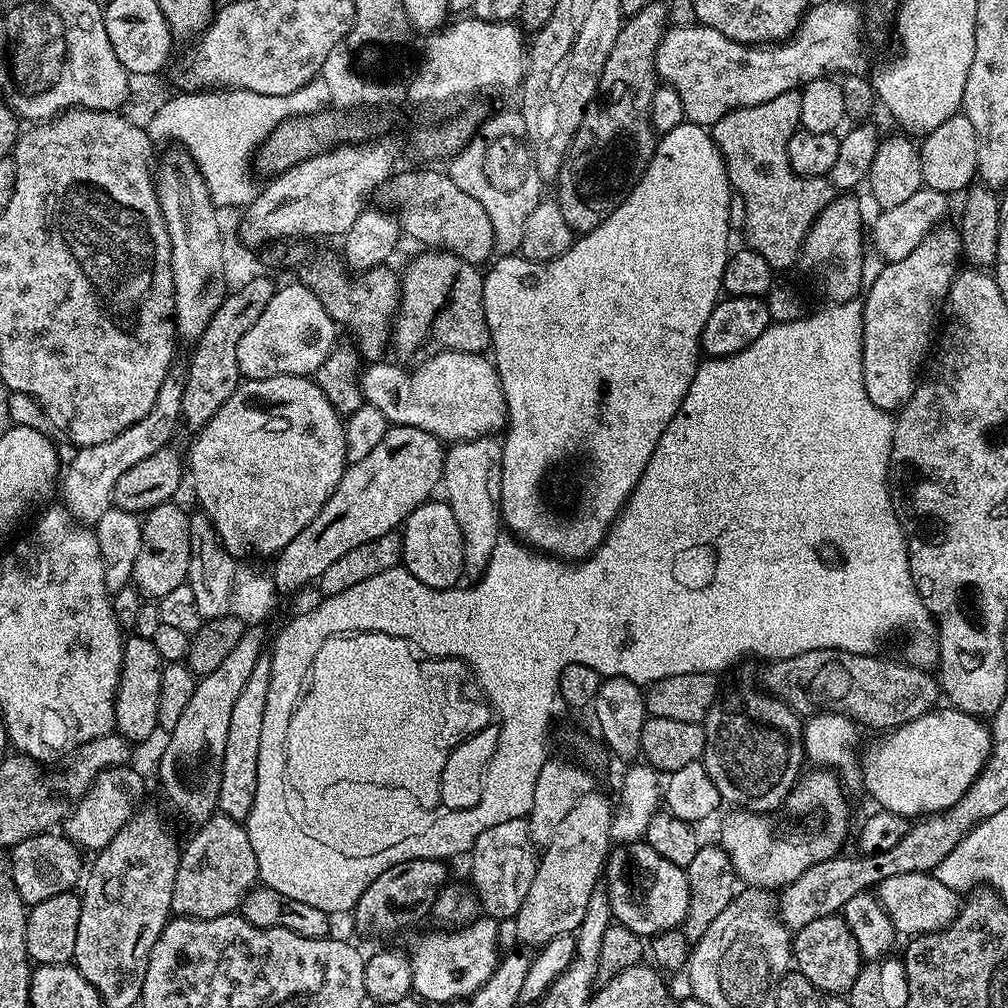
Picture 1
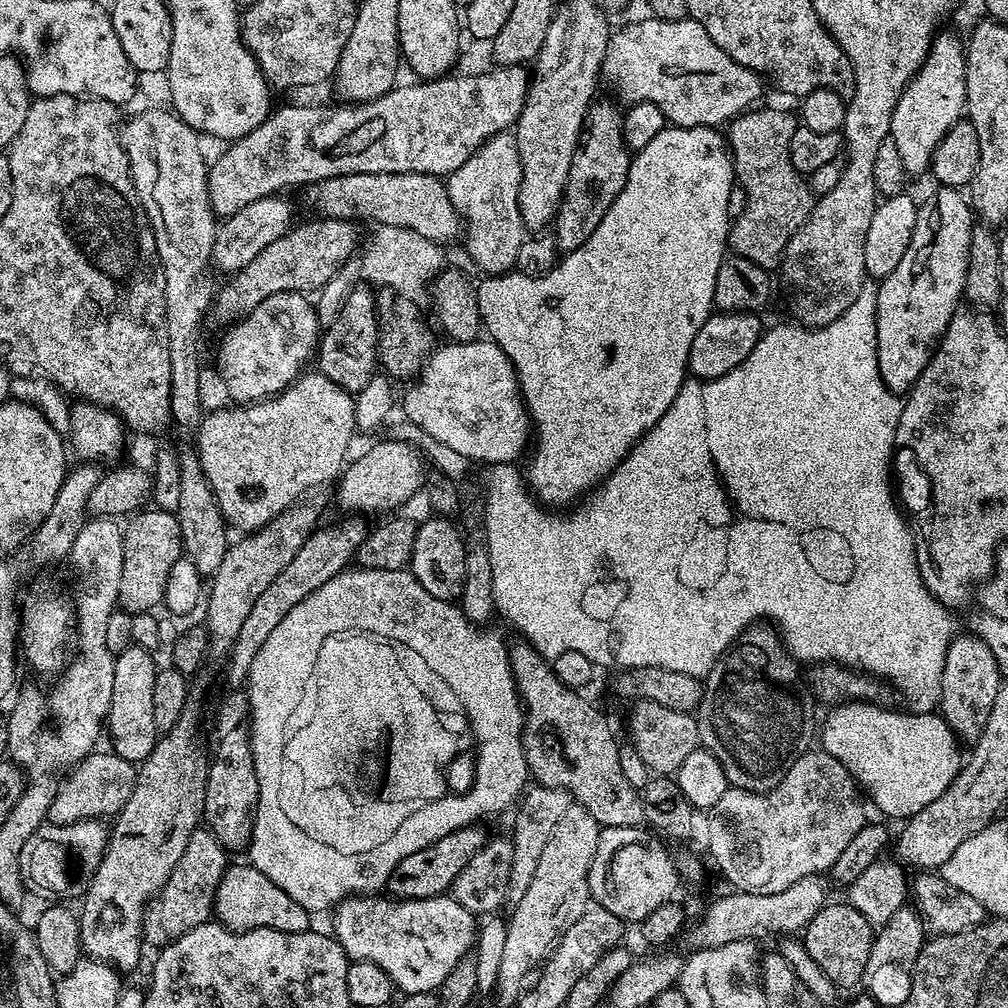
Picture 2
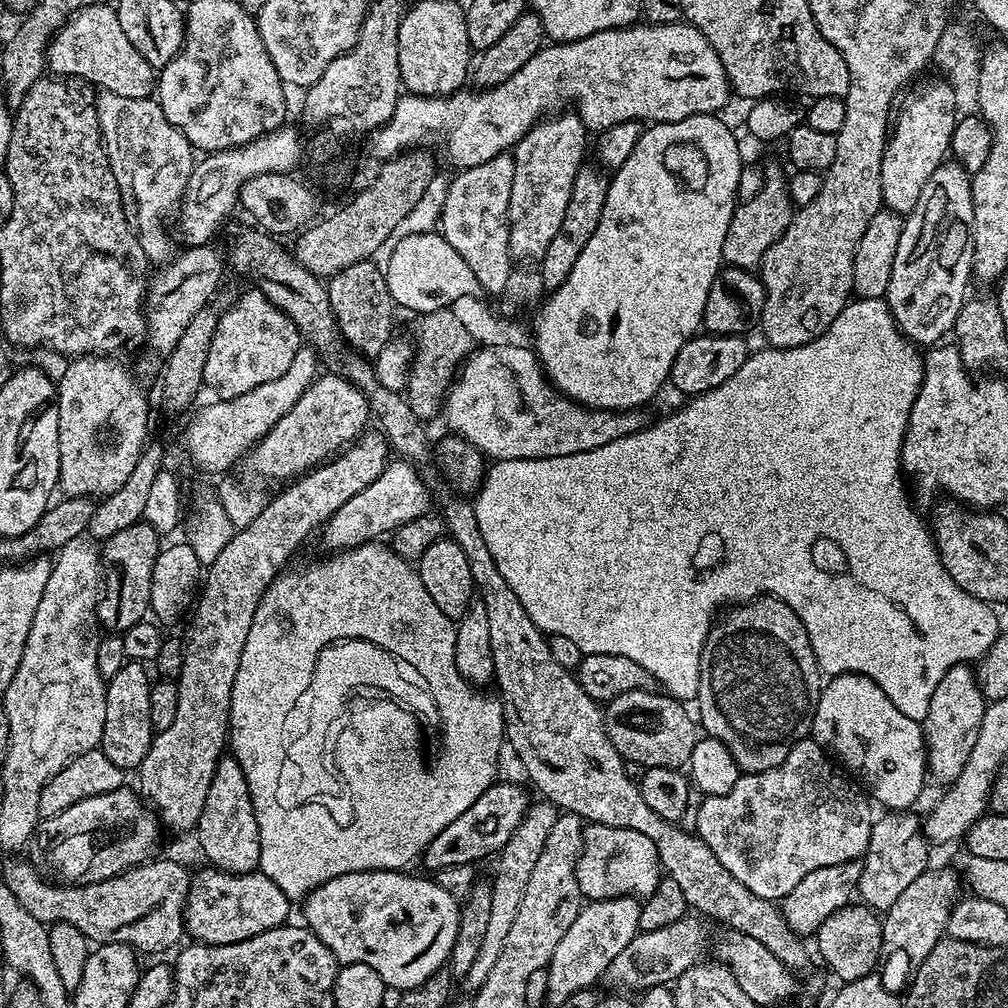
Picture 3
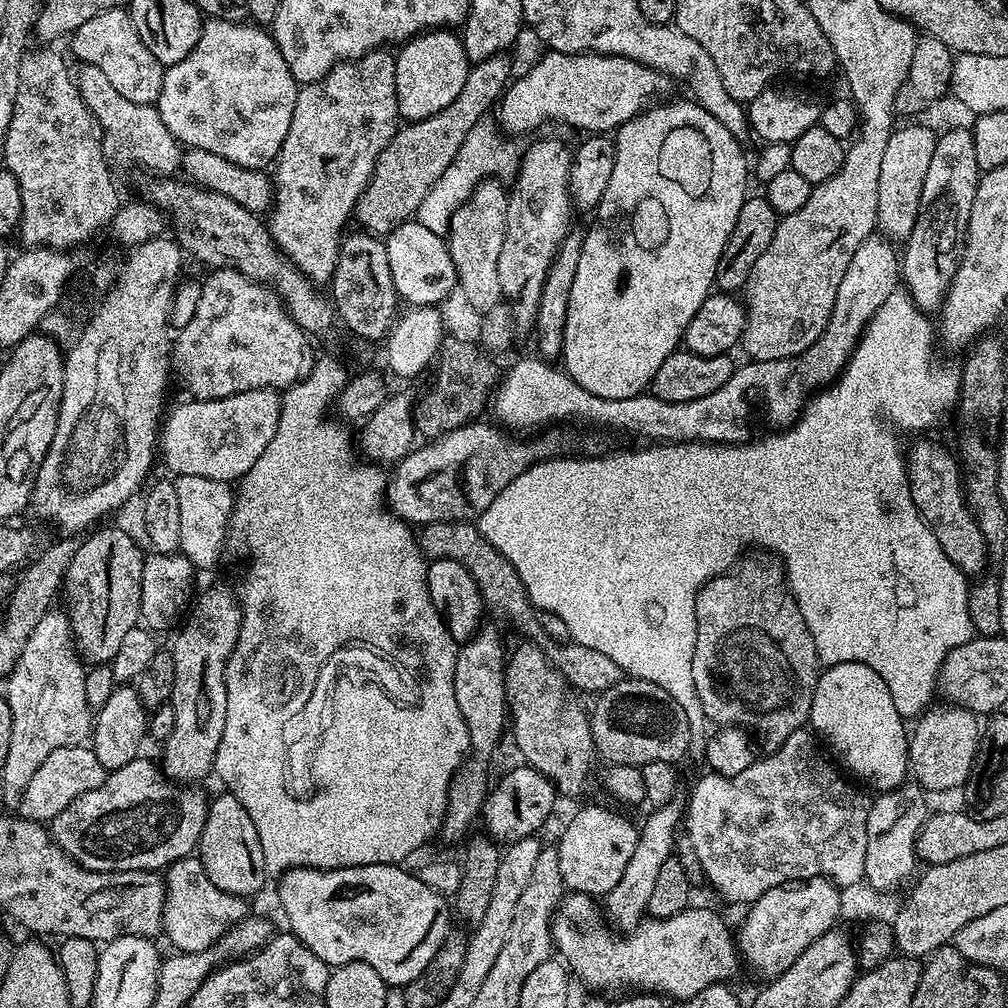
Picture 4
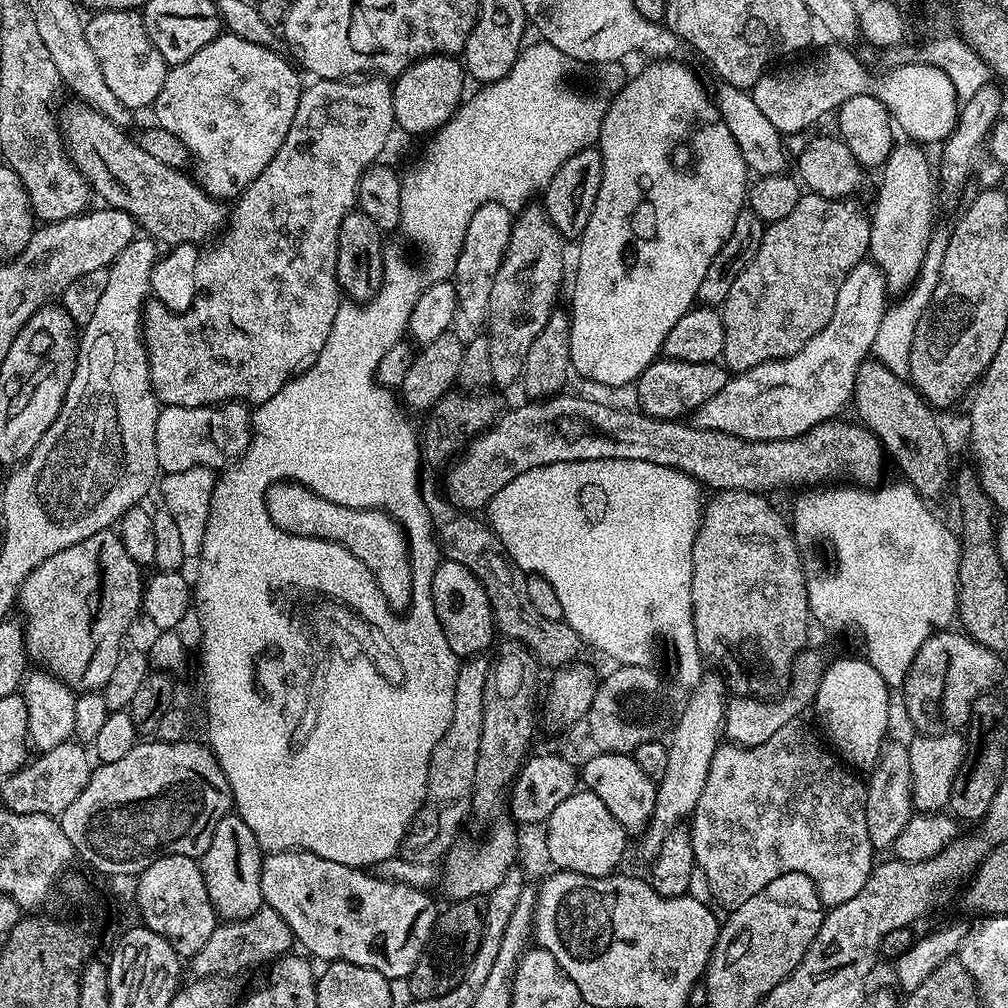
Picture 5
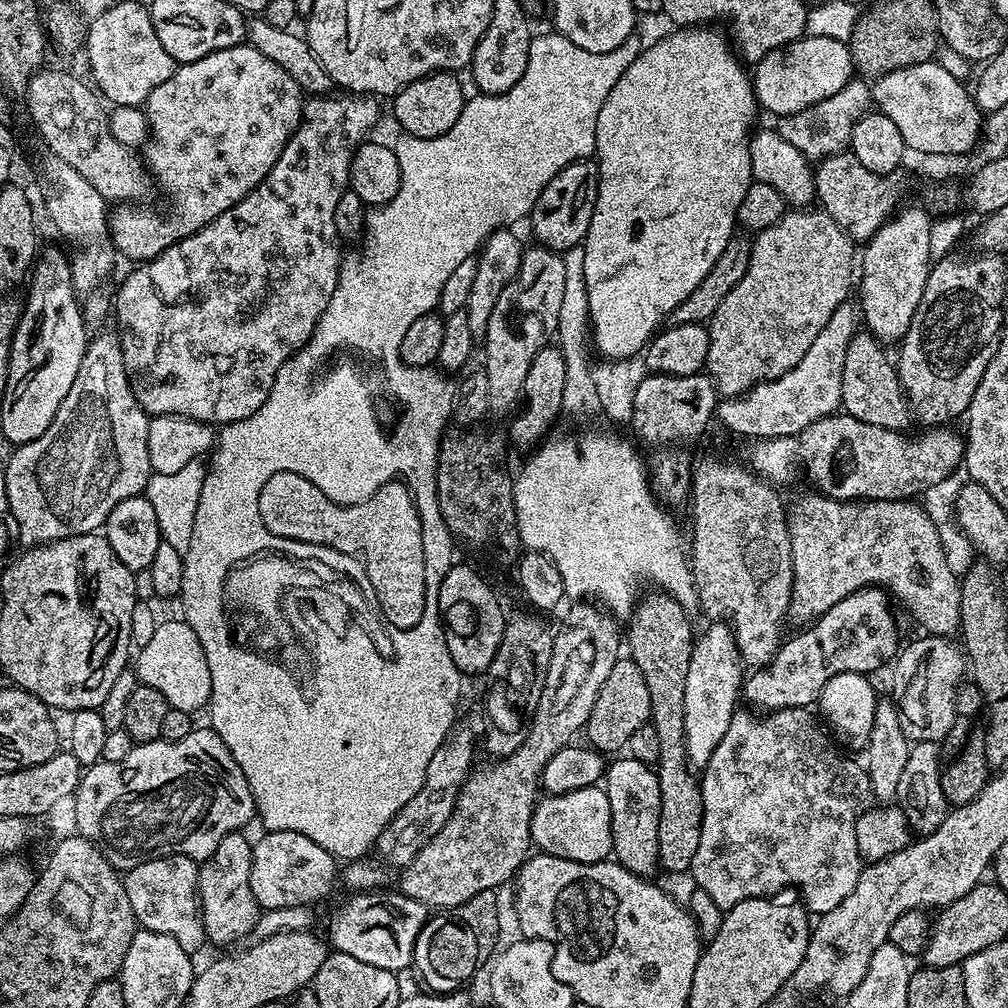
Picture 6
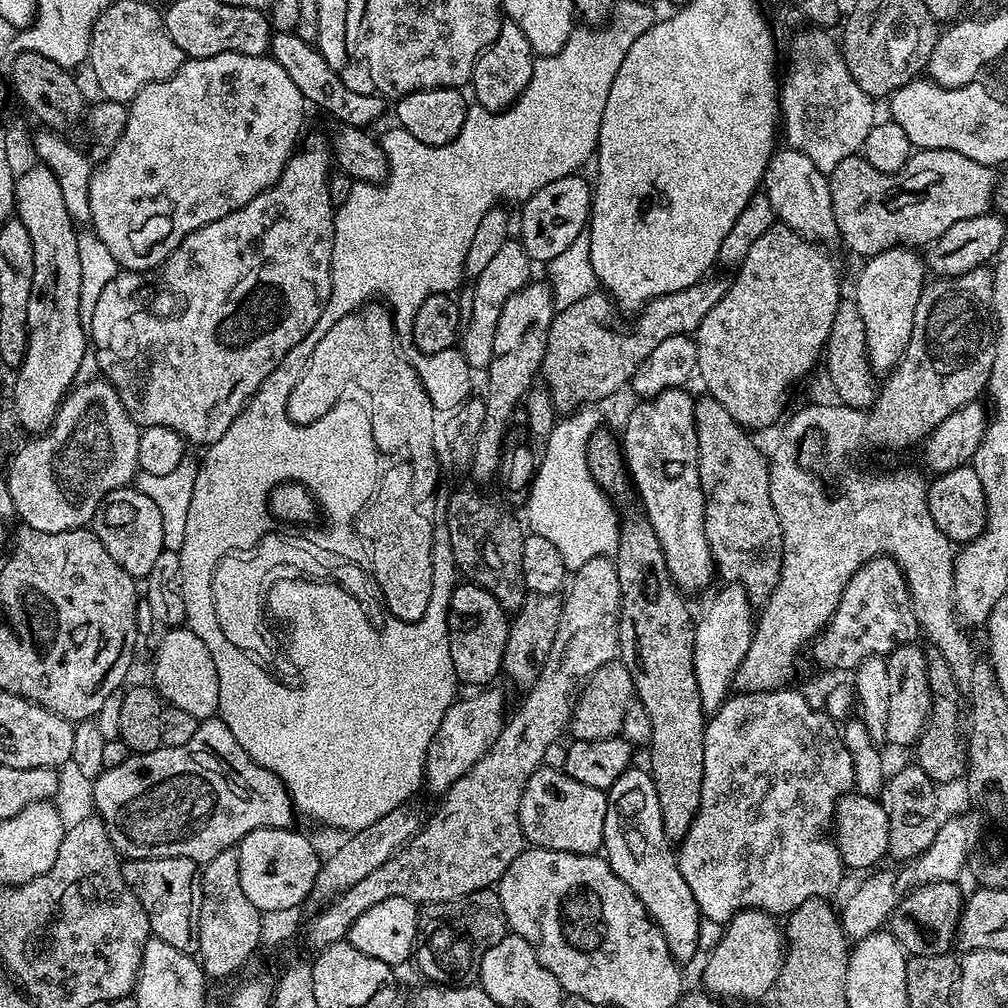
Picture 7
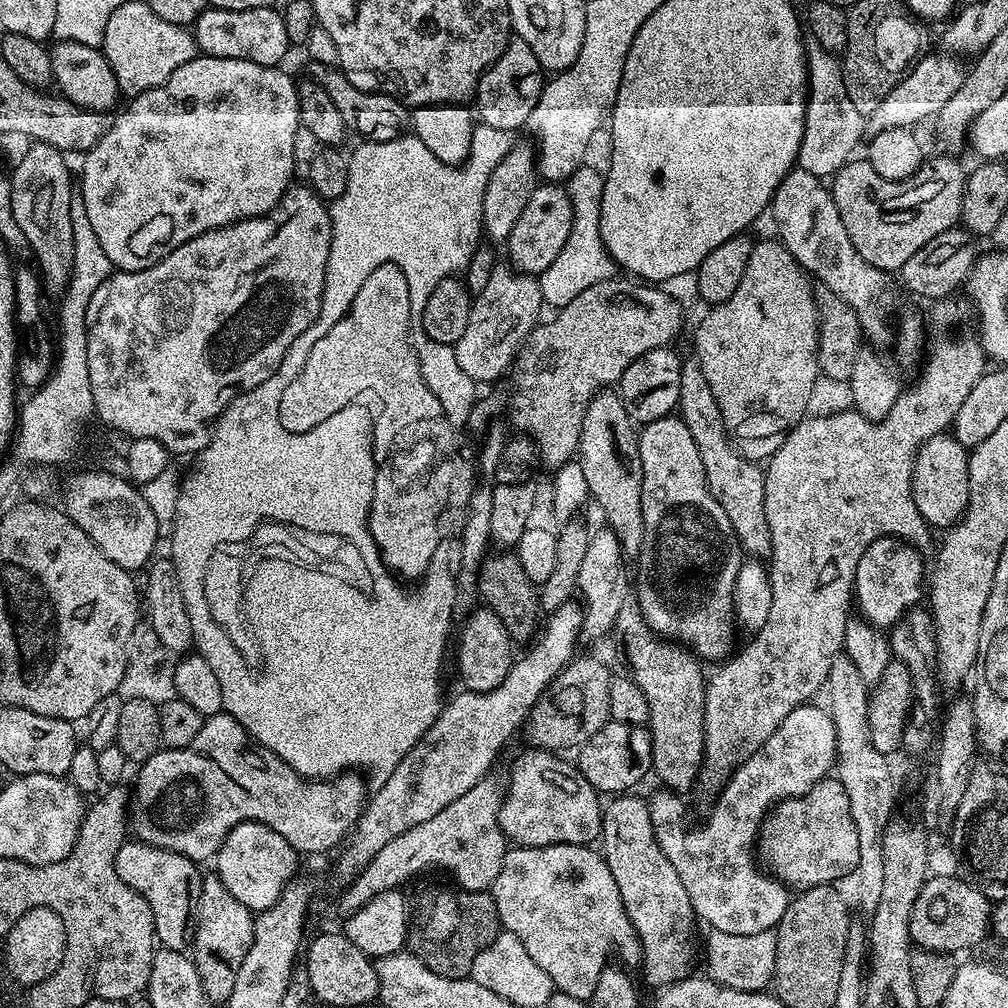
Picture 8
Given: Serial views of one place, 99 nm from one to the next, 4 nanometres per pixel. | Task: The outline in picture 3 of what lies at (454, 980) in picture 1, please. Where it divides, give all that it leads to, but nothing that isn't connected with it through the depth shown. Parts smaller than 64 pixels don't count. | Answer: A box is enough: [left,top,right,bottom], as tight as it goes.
[302,870,460,990]

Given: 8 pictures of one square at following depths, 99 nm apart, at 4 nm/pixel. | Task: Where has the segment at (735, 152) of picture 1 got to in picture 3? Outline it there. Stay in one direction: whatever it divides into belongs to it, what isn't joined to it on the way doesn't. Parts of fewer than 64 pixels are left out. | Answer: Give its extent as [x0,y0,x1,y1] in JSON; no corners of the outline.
[722,164,794,270]

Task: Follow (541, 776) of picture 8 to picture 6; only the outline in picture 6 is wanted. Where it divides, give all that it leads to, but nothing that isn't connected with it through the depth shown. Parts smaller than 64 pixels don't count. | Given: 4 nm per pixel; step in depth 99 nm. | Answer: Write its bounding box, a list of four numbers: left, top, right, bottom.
[530,786,613,864]

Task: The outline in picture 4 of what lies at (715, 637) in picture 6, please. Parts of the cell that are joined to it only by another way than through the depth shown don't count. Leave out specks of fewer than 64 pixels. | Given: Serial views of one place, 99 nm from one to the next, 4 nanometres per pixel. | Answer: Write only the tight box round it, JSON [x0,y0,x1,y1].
[606,798,686,930]

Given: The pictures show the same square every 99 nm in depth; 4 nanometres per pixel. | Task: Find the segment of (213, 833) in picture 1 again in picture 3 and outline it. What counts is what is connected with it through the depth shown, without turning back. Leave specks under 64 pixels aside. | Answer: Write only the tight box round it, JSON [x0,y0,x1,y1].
[2,858,190,954]

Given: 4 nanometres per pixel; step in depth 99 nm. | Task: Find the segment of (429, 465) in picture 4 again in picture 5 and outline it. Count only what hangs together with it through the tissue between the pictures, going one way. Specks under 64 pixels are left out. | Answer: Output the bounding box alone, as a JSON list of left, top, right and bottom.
[448,394,886,514]

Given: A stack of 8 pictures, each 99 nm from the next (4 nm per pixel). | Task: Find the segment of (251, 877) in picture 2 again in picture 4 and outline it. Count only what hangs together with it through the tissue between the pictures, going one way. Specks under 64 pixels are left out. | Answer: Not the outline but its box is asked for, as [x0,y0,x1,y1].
[163,855,249,952]

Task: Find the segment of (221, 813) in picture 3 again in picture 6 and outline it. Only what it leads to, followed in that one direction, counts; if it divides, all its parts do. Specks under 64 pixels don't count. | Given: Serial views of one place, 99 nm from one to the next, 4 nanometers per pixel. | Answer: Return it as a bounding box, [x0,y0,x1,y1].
[199,831,262,944]

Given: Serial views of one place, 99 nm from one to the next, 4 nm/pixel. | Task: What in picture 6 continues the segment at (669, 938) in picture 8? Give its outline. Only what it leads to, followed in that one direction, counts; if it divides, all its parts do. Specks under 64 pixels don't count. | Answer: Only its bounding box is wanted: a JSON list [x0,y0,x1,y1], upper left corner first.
[604,756,661,875]

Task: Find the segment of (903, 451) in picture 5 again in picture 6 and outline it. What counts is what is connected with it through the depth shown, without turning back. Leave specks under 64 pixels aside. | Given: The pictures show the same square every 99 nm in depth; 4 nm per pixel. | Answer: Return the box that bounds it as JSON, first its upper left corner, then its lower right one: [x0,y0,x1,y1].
[842,330,914,433]

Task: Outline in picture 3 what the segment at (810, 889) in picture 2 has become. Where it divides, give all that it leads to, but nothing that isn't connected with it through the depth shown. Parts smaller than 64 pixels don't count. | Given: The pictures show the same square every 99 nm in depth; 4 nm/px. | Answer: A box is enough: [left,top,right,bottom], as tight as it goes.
[603,914,708,992]

